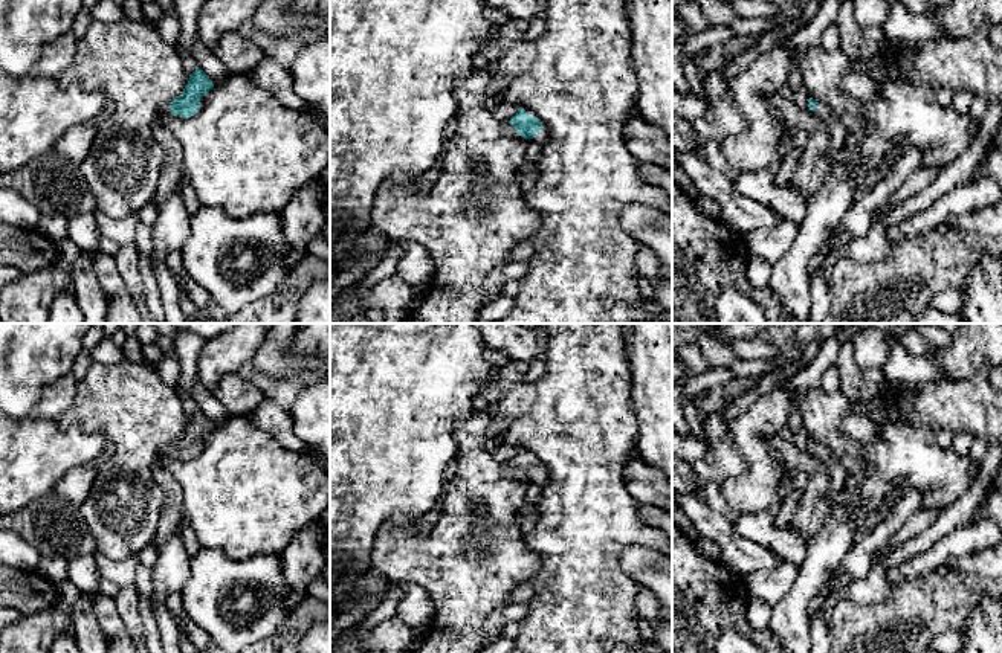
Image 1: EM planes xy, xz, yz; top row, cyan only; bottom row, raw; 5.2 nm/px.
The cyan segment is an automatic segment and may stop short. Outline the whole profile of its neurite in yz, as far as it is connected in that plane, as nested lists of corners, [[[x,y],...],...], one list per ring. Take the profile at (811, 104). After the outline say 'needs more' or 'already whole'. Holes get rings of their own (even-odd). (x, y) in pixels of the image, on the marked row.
[[[811,98],[808,99],[808,108],[811,111],[814,111],[816,116],[819,119],[822,119],[823,122],[828,122],[834,114],[828,104],[820,102],[820,101],[814,101]]] | needs more

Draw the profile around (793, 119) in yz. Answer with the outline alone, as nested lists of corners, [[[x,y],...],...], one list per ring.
[[[779,93],[770,95],[768,104],[782,124],[779,139],[784,145],[790,143],[799,131],[805,131],[808,136],[819,131],[828,133],[828,122],[799,108],[793,101],[782,98]]]

